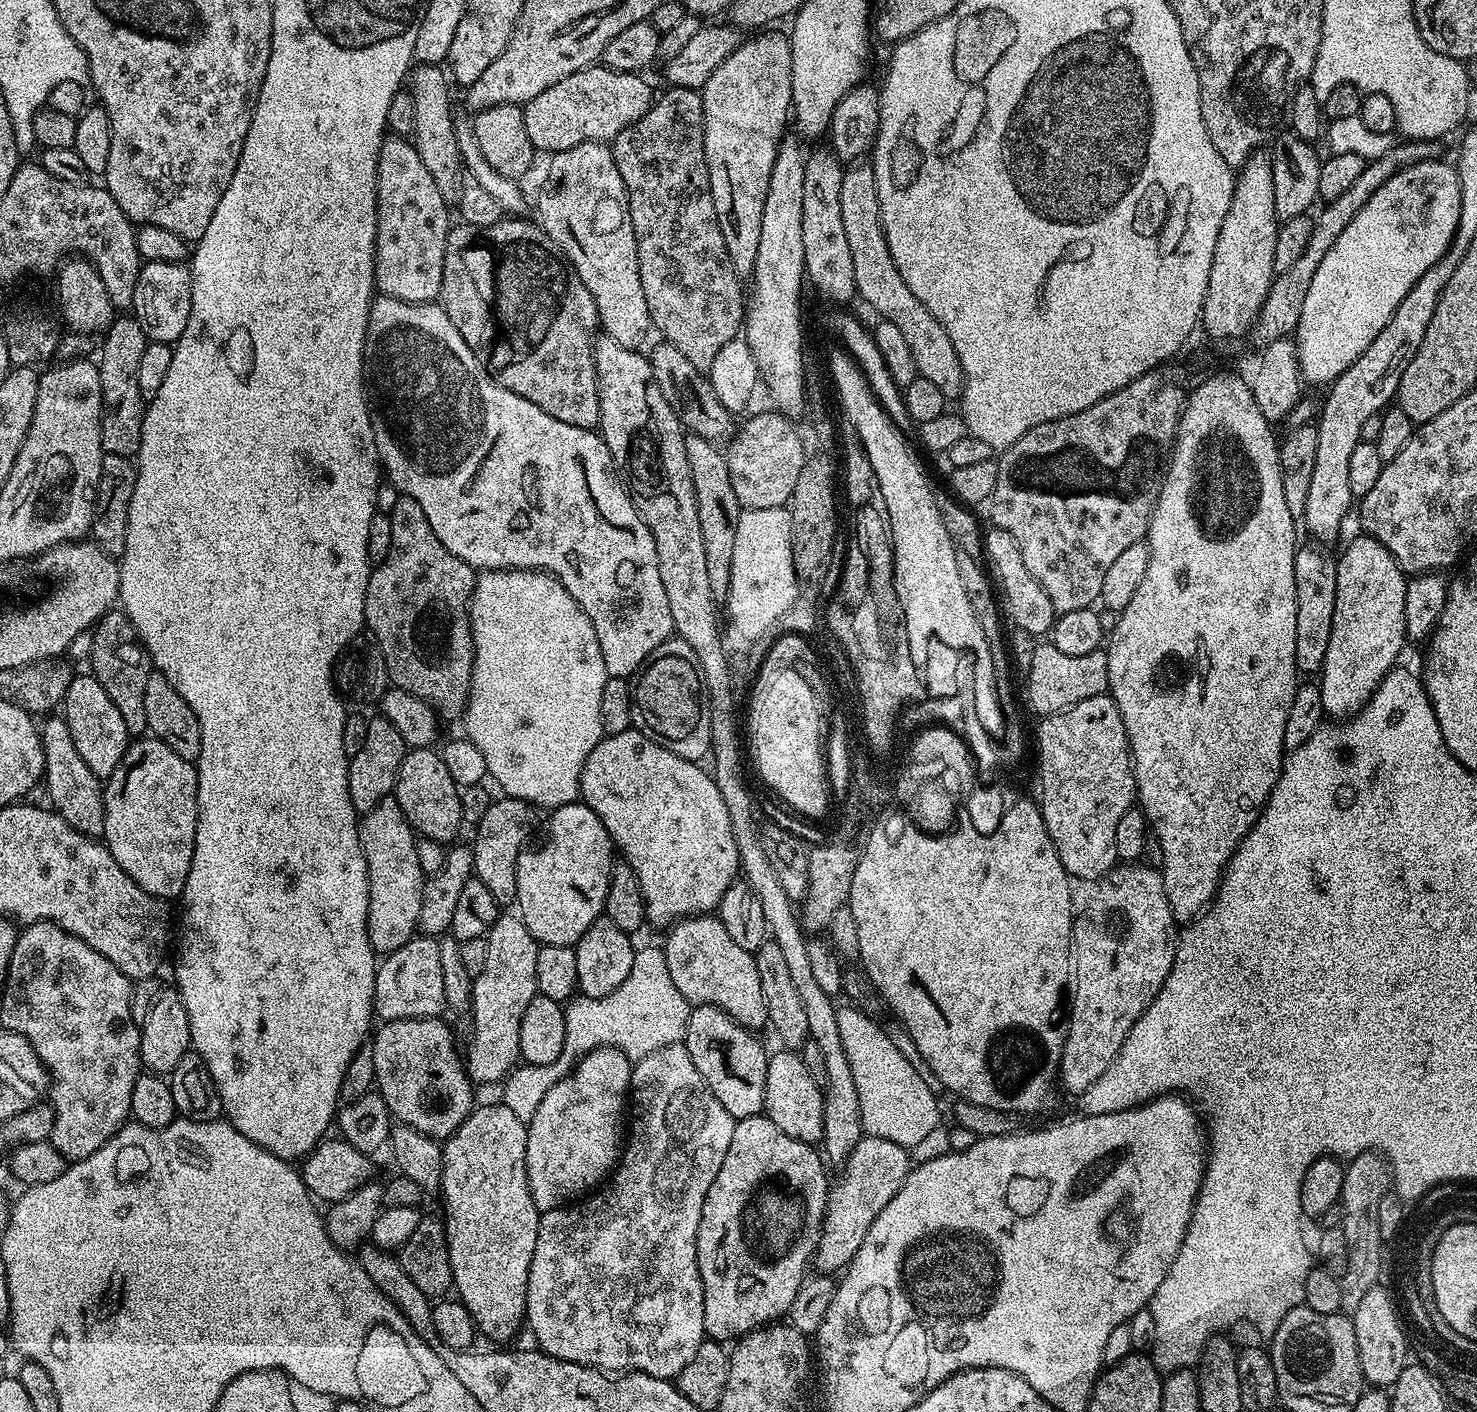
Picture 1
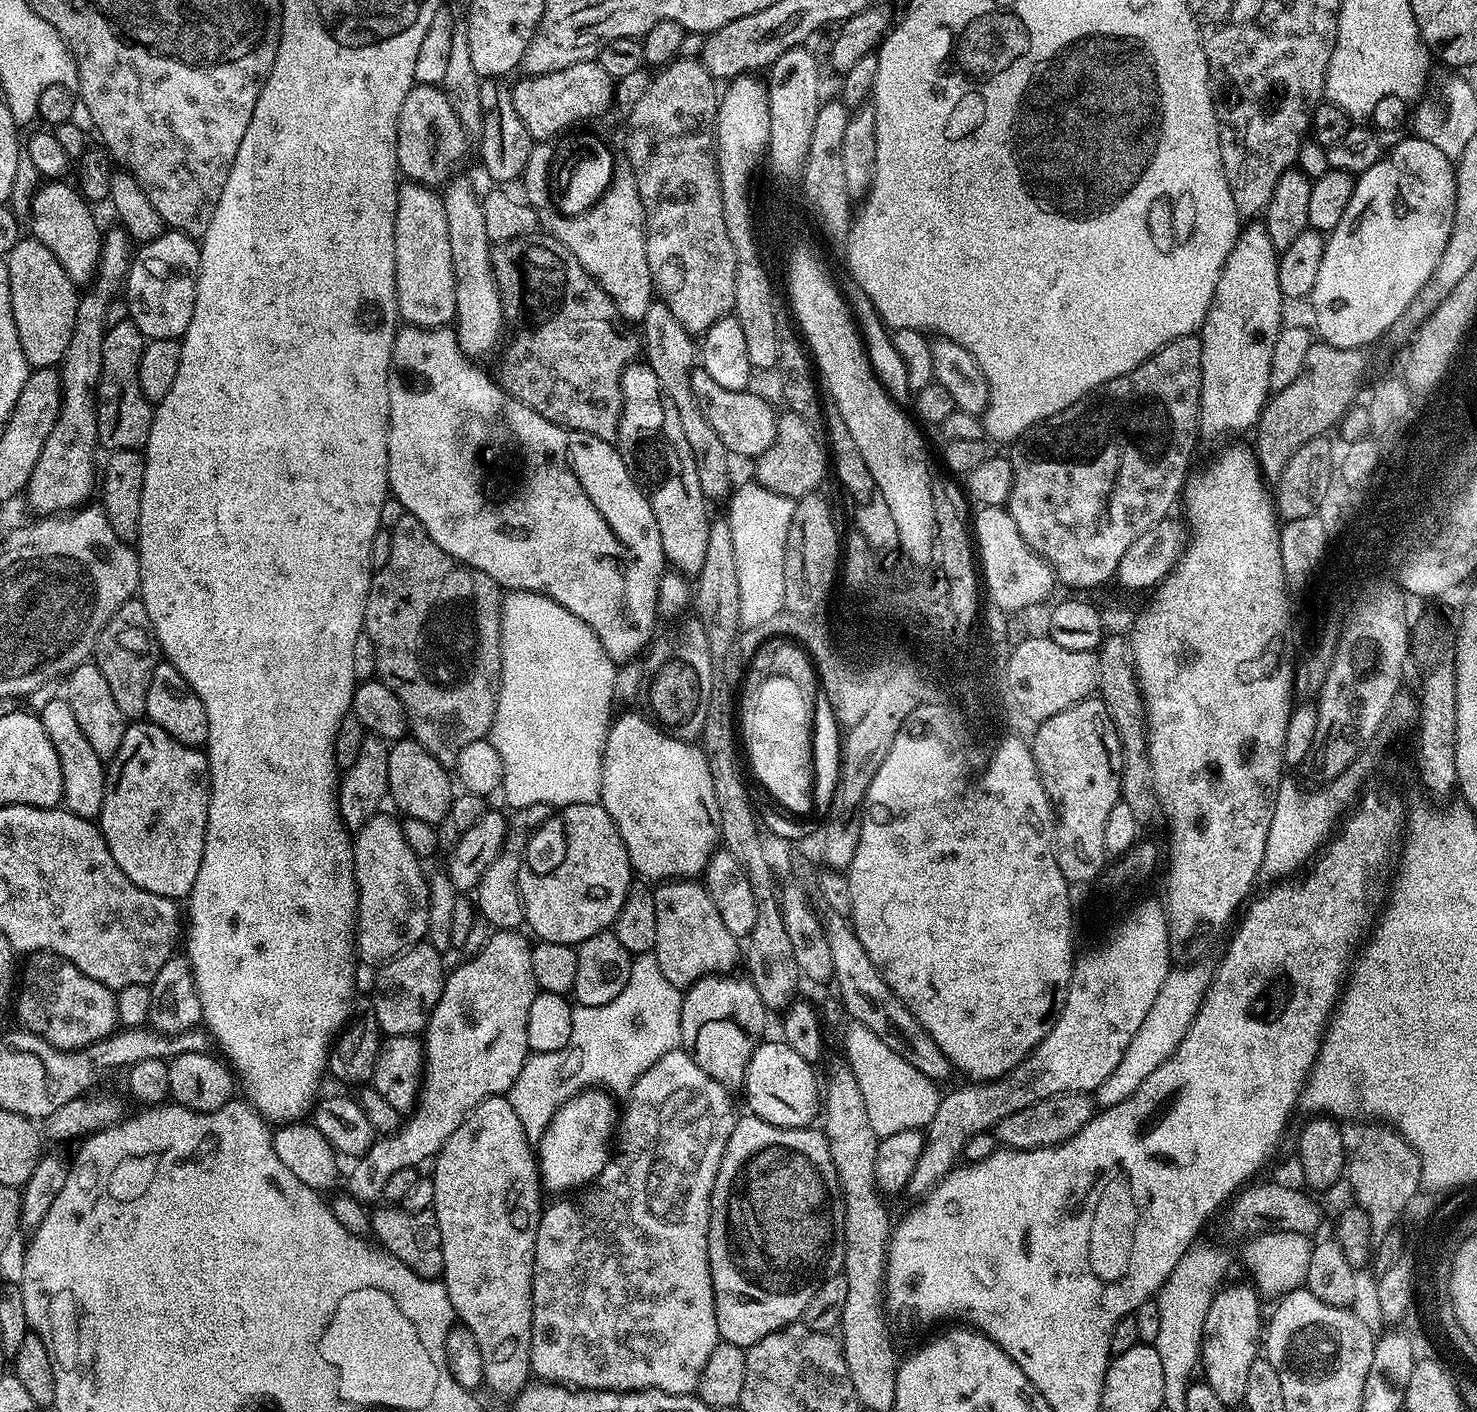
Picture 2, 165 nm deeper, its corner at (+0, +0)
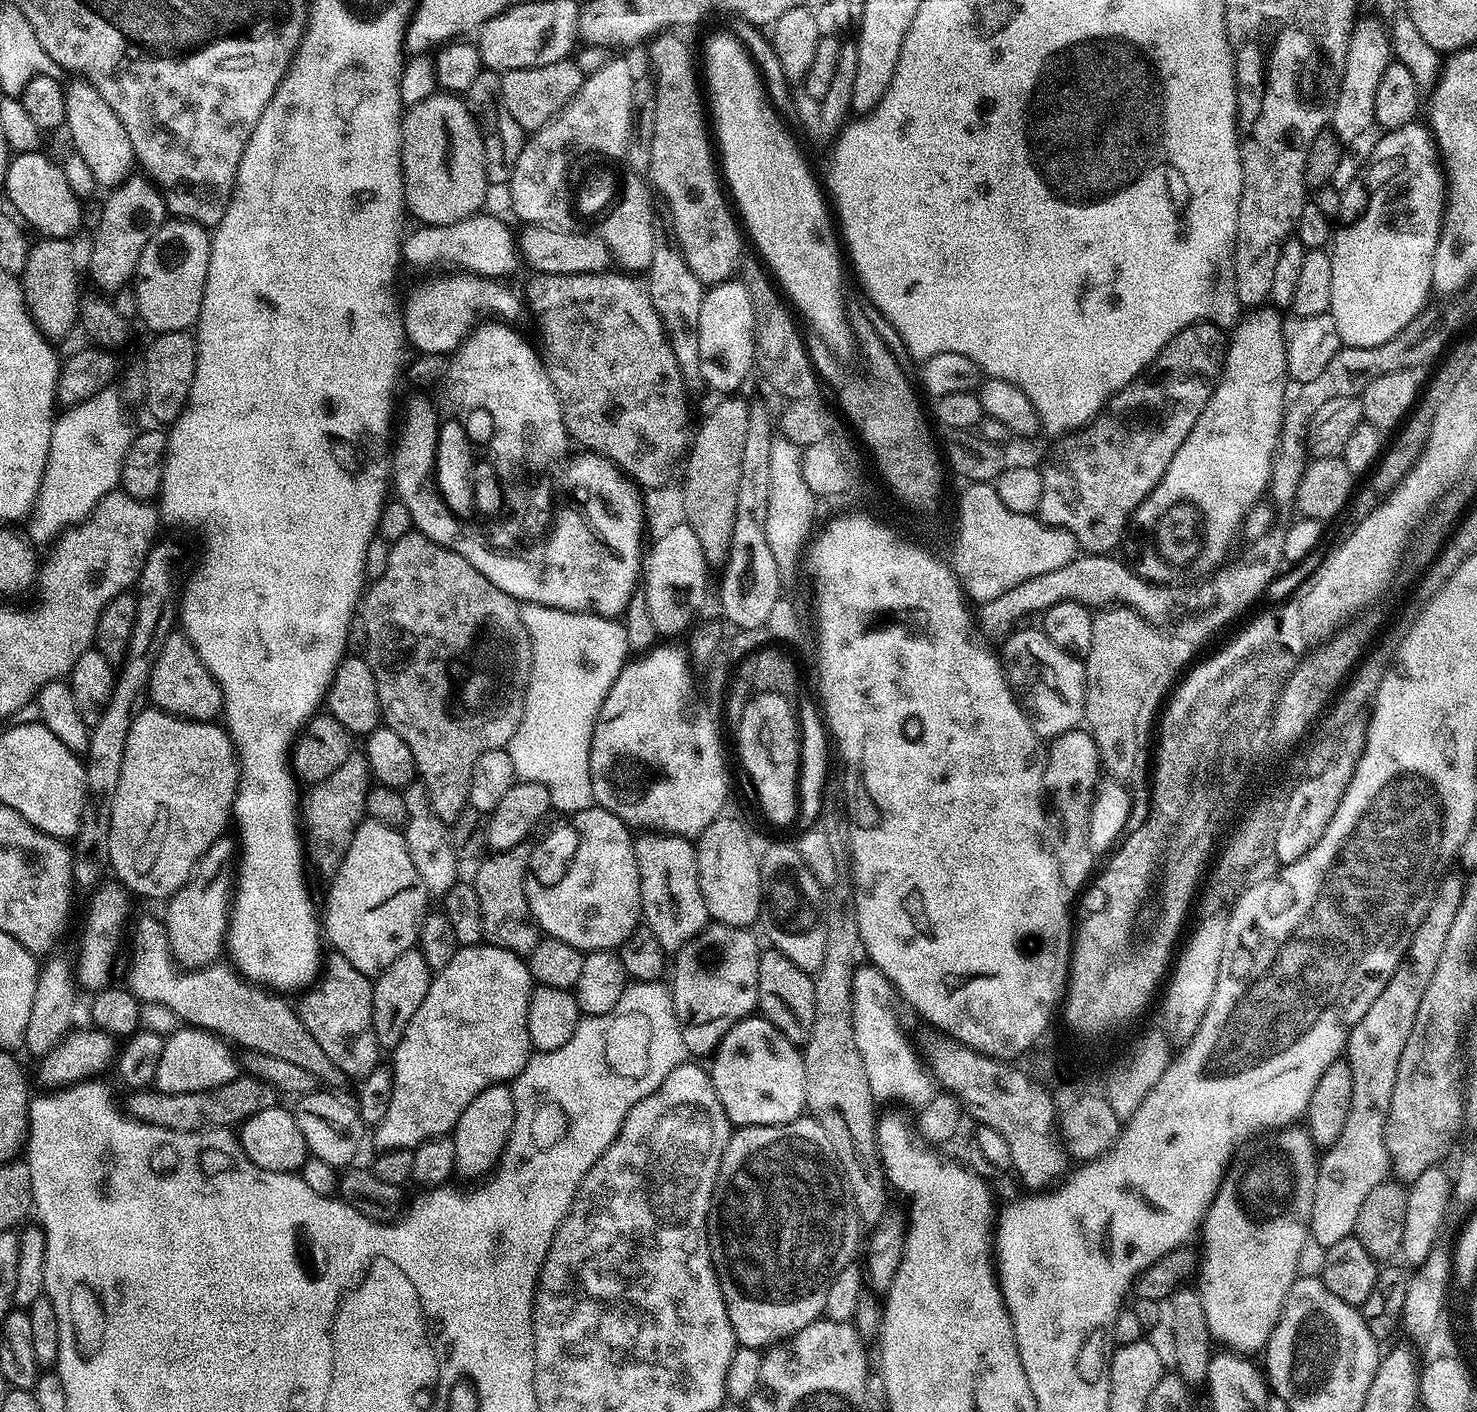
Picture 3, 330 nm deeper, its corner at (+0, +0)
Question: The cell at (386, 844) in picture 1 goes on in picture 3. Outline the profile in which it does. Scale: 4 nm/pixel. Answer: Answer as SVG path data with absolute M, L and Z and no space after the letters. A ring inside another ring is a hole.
M364 819L354 830L350 850L346 850L346 858L342 858L331 880L328 901L322 904L322 932L327 943L329 940L354 970L375 977L398 954L417 947L430 893L422 878L418 878L414 862L410 862L401 829Z

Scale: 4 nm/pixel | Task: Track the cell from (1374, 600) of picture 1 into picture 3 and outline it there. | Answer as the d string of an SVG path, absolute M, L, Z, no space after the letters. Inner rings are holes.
M1349 723L1344 730L1348 734L1348 740L1344 740L1344 752L1340 752L1340 760L1332 764L1332 768L1326 768L1322 774L1318 774L1318 782L1296 784L1291 789L1288 797L1288 808L1286 814L1282 816L1282 822L1278 824L1277 844L1275 846L1275 859L1280 859L1281 865L1298 862L1310 851L1326 834L1329 816L1333 816L1346 786L1350 782L1352 772L1356 769L1356 763L1360 761L1360 755L1364 752L1364 742L1366 739L1366 728L1362 724Z

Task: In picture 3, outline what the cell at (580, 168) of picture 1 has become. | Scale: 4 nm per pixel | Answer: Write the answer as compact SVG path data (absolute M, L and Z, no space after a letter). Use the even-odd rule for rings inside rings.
M631 170L625 171L622 176L622 187L618 192L618 199L607 209L604 221L600 224L598 235L603 240L604 245L608 248L608 255L613 261L616 260L621 269L628 274L644 274L647 273L650 266L650 257L654 255L656 249L656 241L658 233L656 233L656 220L652 217L652 196L654 200L654 192L650 187L649 181L645 179L641 173Z

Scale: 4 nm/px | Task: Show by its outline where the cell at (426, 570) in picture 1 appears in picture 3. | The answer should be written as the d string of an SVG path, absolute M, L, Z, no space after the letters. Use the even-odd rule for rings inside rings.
M411 530L390 544L390 562L386 562L382 578L367 585L358 608L358 620L368 639L366 659L378 686L378 702L383 723L390 730L394 730L394 734L398 734L398 738L402 738L406 746L410 746L410 754L414 754L416 763L416 774L419 783L426 786L430 806L434 814L438 814L438 818L442 818L442 822L450 826L456 821L458 814L469 807L470 774L474 770L474 762L478 762L478 758L486 750L507 748L512 741L514 730L522 720L524 690L528 687L528 675L532 669L532 647L526 634L526 626L522 626L520 604L510 594L498 590L498 586L494 586L490 578L478 574L478 570L474 570L474 566L470 566L470 562L466 562L462 554L454 554L454 550L446 550L430 542L430 538L426 538L421 532Z

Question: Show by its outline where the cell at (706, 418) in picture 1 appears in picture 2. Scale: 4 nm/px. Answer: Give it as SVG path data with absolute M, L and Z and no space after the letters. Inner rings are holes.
M698 366L692 371L692 392L699 402L700 409L703 410L703 416L717 431L720 446L729 455L758 458L773 444L777 434L778 416L777 413L774 414L773 405L769 401L758 397L749 390L726 390L724 386L714 382L702 366Z

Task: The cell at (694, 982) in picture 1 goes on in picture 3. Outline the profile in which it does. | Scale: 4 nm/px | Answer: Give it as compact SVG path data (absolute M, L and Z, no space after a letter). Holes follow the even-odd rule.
M640 834L634 840L640 879L640 911L643 923L658 938L665 953L685 948L710 923L706 902L698 886L696 845L686 836Z

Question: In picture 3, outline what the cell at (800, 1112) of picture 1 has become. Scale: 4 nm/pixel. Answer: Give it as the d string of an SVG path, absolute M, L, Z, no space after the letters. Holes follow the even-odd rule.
M759 1014L739 1020L711 1057L712 1085L732 1126L789 1124L805 1115L805 1071L801 1049Z

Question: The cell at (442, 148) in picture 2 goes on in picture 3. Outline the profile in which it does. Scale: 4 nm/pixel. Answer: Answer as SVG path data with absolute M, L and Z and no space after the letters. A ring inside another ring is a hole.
M437 94L411 105L400 122L404 207L424 226L446 226L477 215L488 196L484 139L472 111L456 94Z

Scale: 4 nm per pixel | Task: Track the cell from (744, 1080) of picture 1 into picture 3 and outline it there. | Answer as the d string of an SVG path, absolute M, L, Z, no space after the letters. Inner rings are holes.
M709 923L704 931L675 953L676 969L670 979L682 1042L693 1057L711 1057L722 1038L739 1020L747 1020L758 1008L758 962L761 945L756 945L747 928Z

